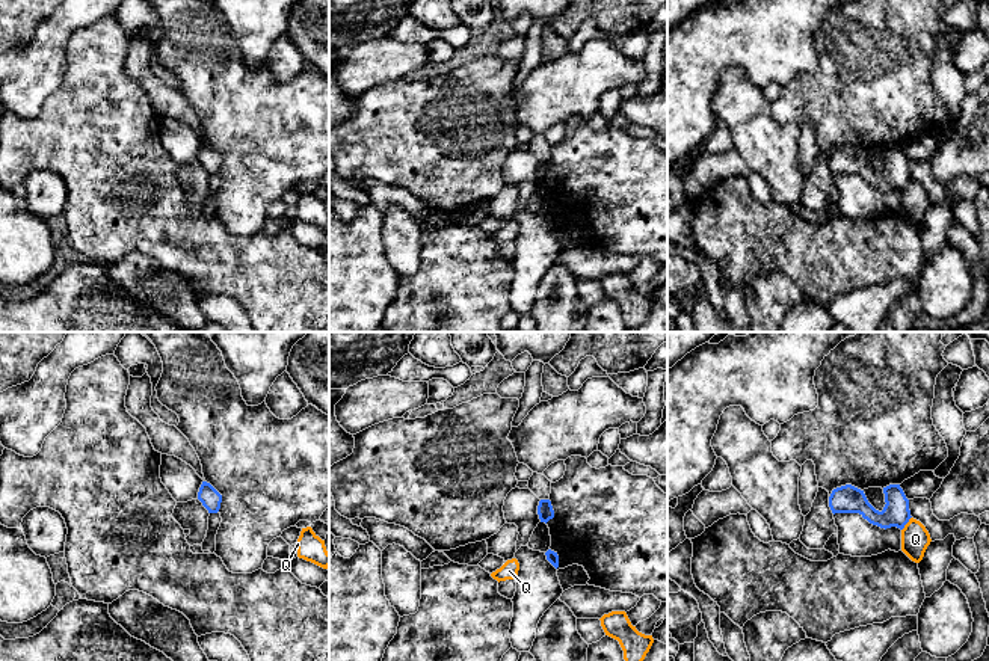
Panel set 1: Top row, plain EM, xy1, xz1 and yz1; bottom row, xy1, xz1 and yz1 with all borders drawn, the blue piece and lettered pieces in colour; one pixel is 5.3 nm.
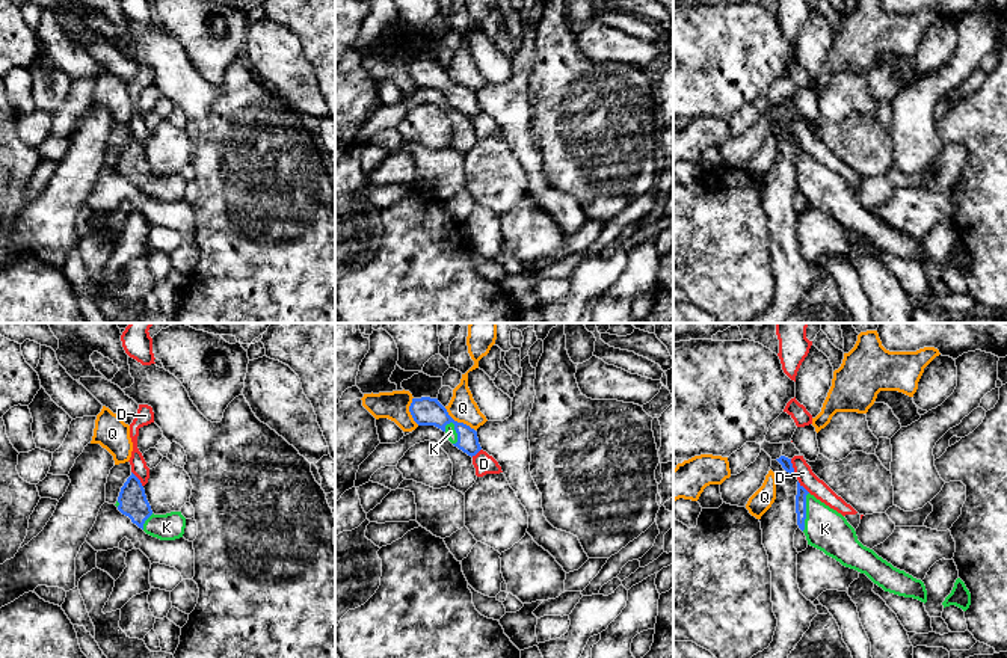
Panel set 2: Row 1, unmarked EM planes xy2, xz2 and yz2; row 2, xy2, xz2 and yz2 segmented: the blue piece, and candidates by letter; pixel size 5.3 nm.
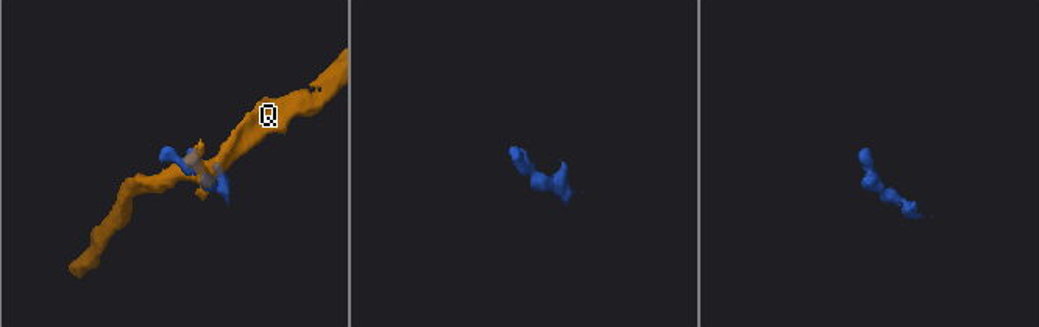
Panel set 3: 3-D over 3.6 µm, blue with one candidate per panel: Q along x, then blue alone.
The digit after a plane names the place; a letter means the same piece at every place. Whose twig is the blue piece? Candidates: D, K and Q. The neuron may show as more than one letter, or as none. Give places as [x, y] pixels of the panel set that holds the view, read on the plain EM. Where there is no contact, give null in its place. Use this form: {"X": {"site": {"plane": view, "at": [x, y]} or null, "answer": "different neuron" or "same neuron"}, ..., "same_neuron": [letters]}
{"D": {"site": {"plane": "xy2", "at": [138, 141]}, "answer": "different neuron"}, "K": {"site": {"plane": "yz2", "at": [805, 174]}, "answer": "same neuron"}, "Q": {"site": {"plane": "xz2", "at": [459, 85]}, "answer": "different neuron"}, "same_neuron": ["K"]}

